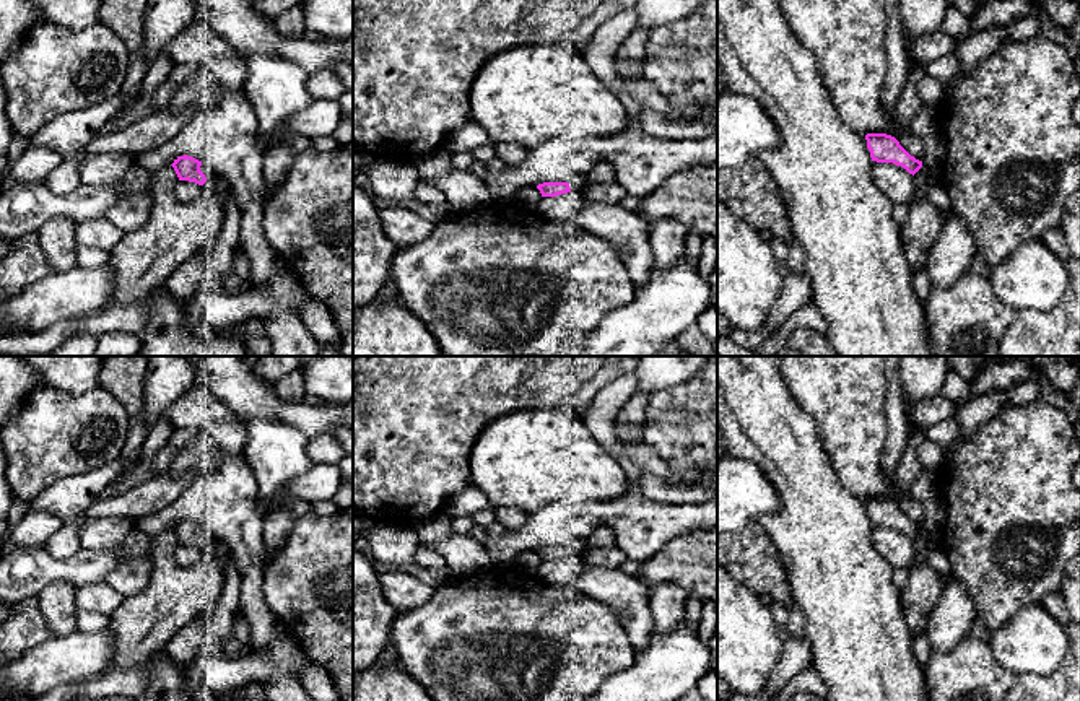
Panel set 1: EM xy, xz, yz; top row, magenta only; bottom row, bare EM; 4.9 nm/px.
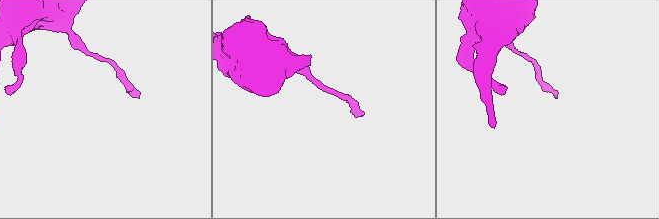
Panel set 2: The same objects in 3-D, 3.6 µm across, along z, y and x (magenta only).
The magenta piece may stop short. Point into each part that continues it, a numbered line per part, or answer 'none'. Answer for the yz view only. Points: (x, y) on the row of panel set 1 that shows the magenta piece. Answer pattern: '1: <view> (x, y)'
none

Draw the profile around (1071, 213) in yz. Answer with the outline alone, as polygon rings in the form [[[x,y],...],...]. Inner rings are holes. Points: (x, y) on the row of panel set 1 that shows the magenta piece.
[[[1080,187],[1067,198],[1059,226],[1070,255],[1080,260]]]

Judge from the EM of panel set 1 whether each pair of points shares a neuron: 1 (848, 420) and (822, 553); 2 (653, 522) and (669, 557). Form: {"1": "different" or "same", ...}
{"1": "different", "2": "different"}

